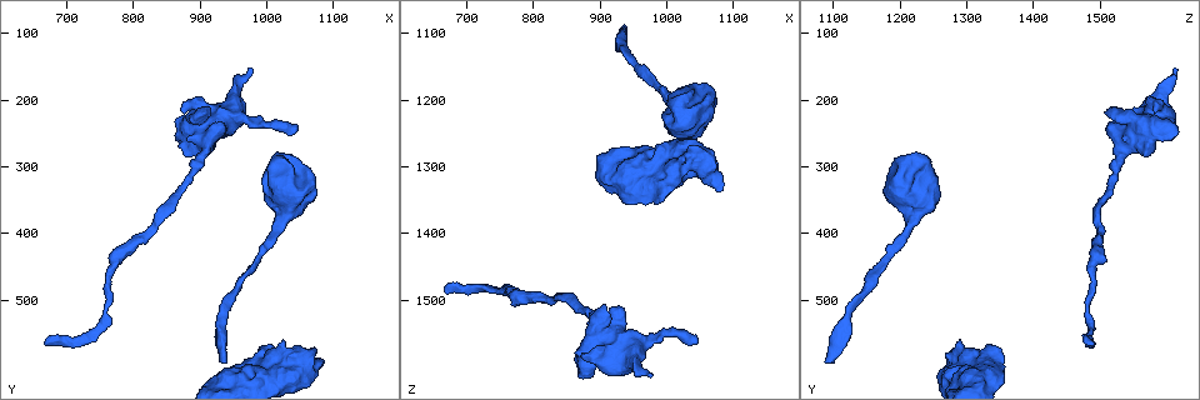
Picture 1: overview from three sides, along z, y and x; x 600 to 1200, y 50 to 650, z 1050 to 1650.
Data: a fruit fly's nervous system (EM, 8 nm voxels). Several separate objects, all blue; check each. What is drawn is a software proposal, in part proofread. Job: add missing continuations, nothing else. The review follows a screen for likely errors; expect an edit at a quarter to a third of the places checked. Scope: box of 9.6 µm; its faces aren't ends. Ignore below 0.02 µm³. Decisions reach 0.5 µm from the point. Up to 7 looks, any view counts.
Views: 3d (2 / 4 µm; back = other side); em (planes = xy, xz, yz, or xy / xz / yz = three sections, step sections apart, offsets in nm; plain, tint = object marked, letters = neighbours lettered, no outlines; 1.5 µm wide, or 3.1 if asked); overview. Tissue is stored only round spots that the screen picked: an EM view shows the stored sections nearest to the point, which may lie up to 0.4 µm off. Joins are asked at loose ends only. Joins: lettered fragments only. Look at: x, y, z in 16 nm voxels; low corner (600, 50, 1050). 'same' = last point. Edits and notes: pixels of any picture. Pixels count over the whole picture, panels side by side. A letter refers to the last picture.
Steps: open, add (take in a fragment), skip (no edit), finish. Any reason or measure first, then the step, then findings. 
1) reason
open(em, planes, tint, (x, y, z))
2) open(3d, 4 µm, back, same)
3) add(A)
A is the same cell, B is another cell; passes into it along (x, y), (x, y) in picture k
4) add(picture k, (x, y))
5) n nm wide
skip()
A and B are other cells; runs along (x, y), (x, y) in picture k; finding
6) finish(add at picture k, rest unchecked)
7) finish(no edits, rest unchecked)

free end
open(em, planes, tint, (975, 150, 1615))

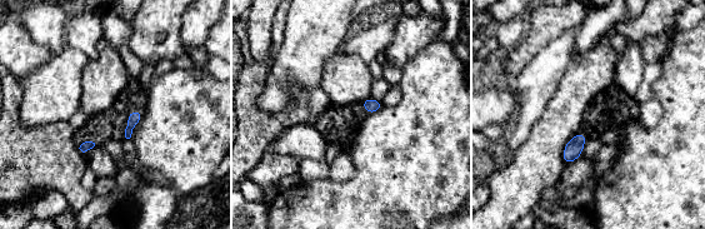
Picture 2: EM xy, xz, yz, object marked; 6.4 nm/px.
open(em, planes, letters, same)

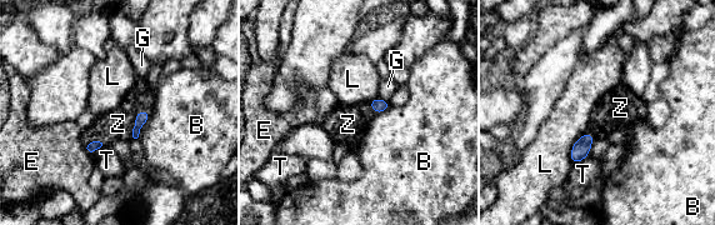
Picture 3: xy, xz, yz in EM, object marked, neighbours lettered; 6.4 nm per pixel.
add(Z)
Z is the same cell, B, E, G, L and T are other cells; passes into it along (141, 116), (135, 119), (118, 124) in picture 3; the cell continues

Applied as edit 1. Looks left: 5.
thick end
open(em, yz, step 4, letters, (930, 240, 1510))

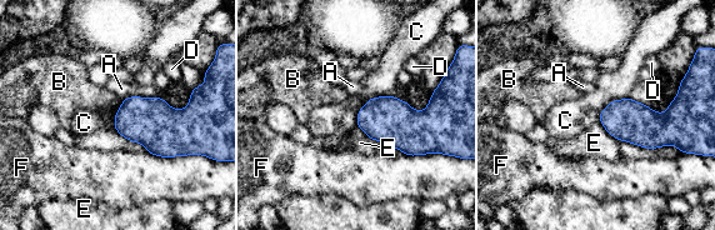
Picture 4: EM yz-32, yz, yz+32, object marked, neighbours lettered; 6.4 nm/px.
C touches over 300 nm
skip()
A, B, C, D, E and F are other cells; none of them fits

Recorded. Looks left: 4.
stops while still wide
open(em, planes, letters, (1085, 595, 1340))

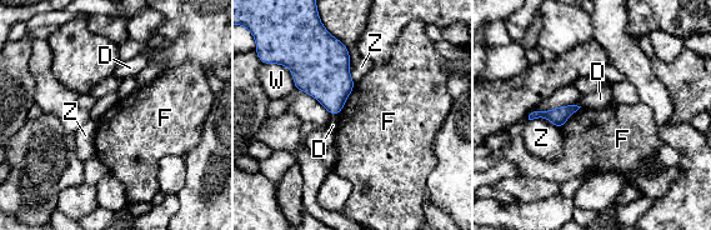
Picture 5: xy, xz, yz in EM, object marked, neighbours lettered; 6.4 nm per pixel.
skip()
D, F, W and Z are other cells; border along (355, 83), (343, 109), (338, 114) in picture 5; none of them fits

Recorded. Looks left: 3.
finish(add at picture 3, rest unchecked)

